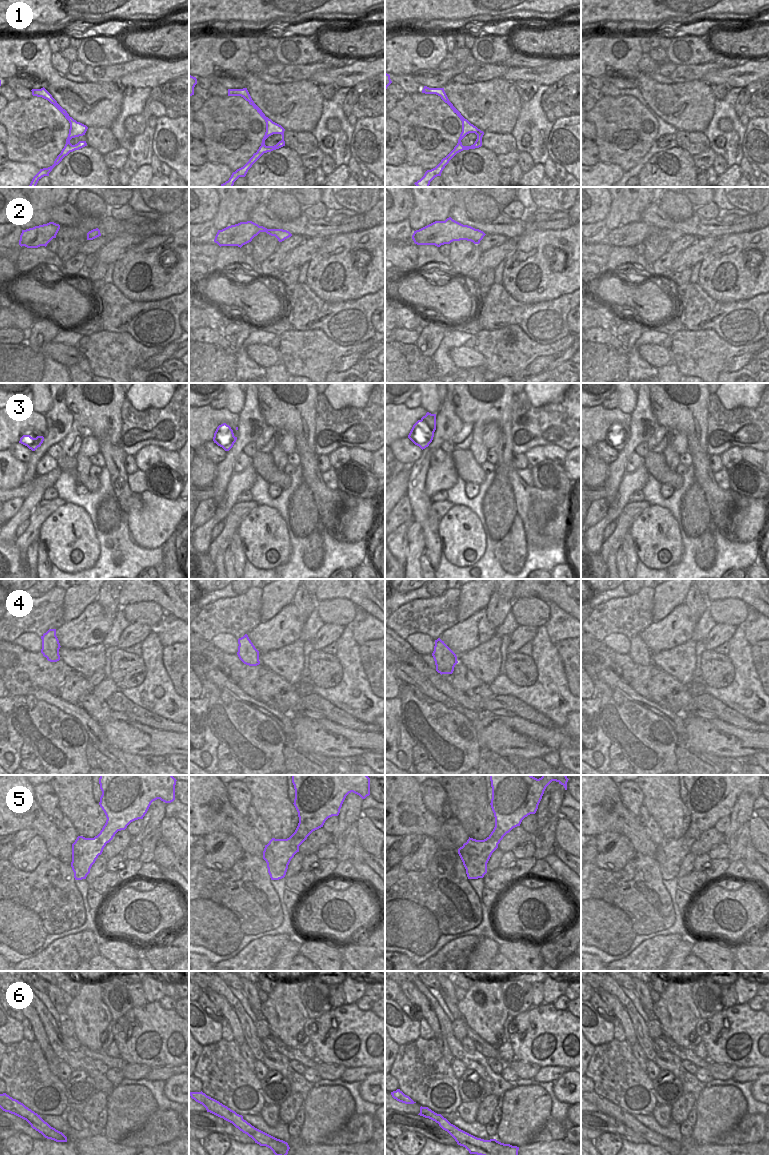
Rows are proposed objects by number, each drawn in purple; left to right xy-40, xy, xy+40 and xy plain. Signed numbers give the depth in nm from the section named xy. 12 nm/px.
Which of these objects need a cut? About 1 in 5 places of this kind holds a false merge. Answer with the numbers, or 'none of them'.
none of them

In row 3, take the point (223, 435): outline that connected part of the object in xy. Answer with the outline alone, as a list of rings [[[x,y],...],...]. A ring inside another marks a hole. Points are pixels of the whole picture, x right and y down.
[[[226,423],[217,427],[213,437],[214,443],[222,447],[225,451],[229,451],[236,440],[237,437],[234,436],[233,430]]]

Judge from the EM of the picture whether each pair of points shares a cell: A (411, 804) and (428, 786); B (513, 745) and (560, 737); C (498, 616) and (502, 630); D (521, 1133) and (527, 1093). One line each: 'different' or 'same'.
A: different
B: same
C: different
D: same

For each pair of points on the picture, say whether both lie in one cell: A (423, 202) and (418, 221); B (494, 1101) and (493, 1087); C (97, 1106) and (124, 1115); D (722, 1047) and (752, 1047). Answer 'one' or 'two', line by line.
A: one
B: two
C: two
D: one

